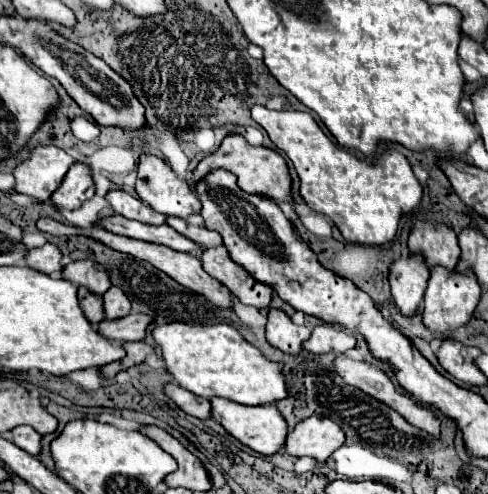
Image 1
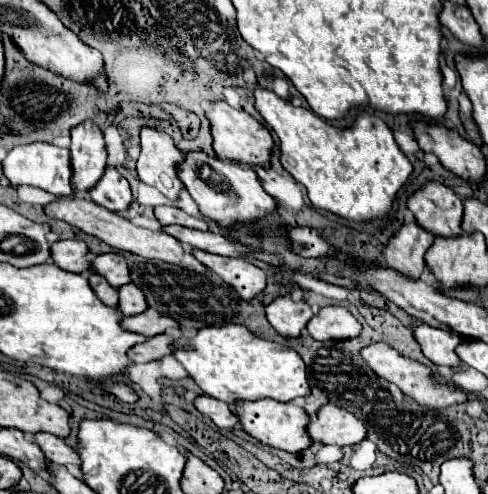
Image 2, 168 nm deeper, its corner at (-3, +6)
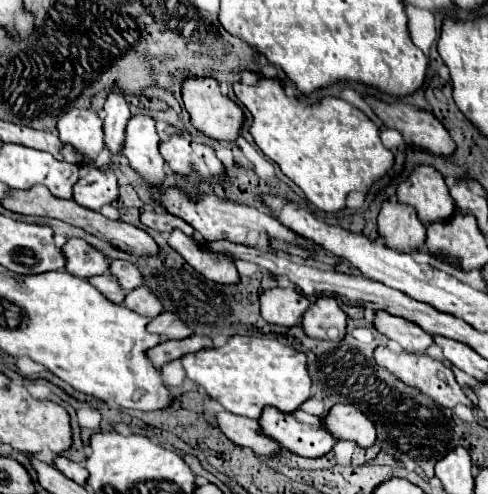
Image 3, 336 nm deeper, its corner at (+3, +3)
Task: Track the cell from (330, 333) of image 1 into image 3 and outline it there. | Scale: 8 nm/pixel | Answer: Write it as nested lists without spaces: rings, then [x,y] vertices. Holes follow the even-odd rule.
[[[320,296],[302,316],[308,336],[318,340],[342,340],[346,334],[346,314],[336,298]]]

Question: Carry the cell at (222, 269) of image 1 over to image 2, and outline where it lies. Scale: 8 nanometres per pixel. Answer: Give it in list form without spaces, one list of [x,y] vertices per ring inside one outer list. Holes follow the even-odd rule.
[[[194,249],[194,257],[202,265],[206,265],[210,271],[220,275],[246,301],[254,299],[266,287],[266,279],[268,279],[266,271],[252,265],[246,259],[238,261],[238,257],[214,255],[214,253],[206,253],[206,251],[200,251],[200,249]]]

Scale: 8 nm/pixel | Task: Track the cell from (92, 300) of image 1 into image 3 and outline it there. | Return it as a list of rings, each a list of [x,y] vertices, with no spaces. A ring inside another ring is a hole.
[[[106,272],[106,274],[102,274],[102,276],[90,278],[90,284],[96,286],[108,300],[112,300],[112,302],[116,302],[116,304],[124,302],[124,296],[126,296],[126,294],[124,294],[124,290],[120,288],[116,276],[112,276],[110,272]]]

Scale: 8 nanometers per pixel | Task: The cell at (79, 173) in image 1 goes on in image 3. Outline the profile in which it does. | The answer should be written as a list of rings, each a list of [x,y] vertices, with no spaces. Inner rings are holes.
[[[70,108],[58,118],[60,140],[72,144],[78,152],[84,152],[88,160],[96,160],[96,156],[104,148],[104,132],[102,120],[92,108]]]

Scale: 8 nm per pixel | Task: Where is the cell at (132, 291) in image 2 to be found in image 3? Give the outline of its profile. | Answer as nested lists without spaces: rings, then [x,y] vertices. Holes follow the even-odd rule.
[[[140,286],[140,288],[132,290],[132,292],[128,292],[124,304],[126,304],[130,310],[140,312],[142,316],[148,316],[148,318],[154,318],[154,316],[158,316],[158,314],[164,312],[162,302],[160,302],[160,300],[156,298],[156,294],[154,294],[150,288],[146,288],[146,286]]]

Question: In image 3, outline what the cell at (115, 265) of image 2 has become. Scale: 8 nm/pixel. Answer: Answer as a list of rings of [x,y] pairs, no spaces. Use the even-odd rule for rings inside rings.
[[[112,260],[110,264],[110,272],[120,280],[120,286],[130,292],[138,286],[144,284],[144,278],[140,274],[140,270],[132,264],[132,262],[126,262],[126,260]]]

